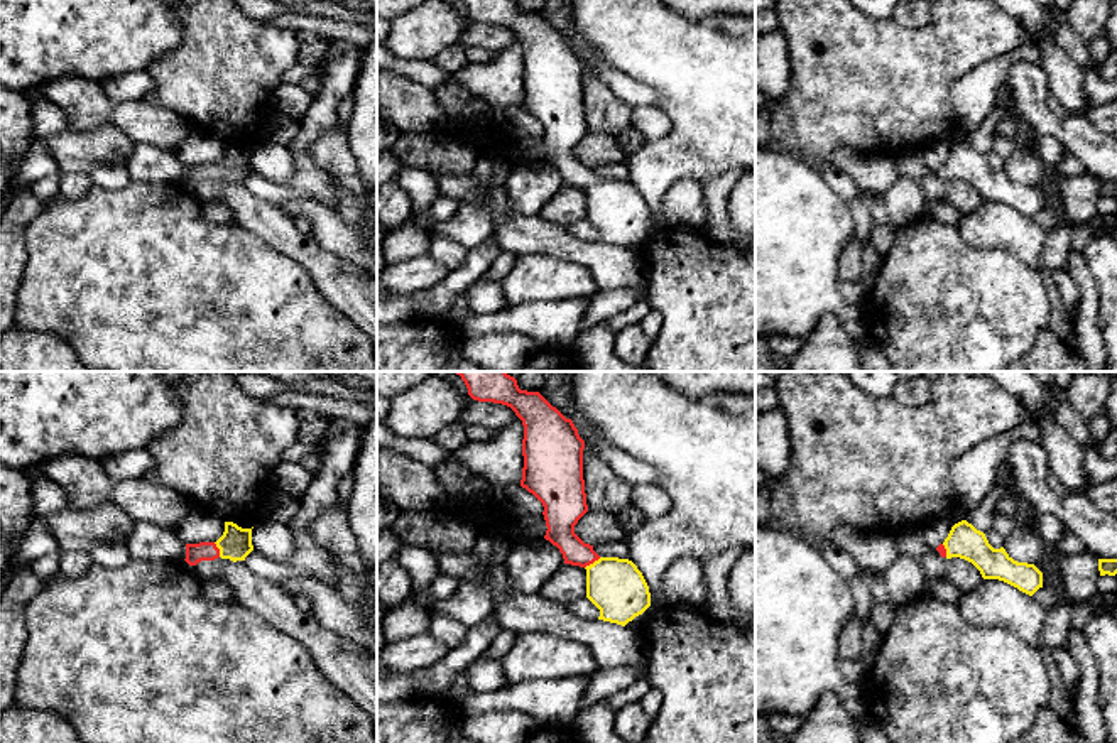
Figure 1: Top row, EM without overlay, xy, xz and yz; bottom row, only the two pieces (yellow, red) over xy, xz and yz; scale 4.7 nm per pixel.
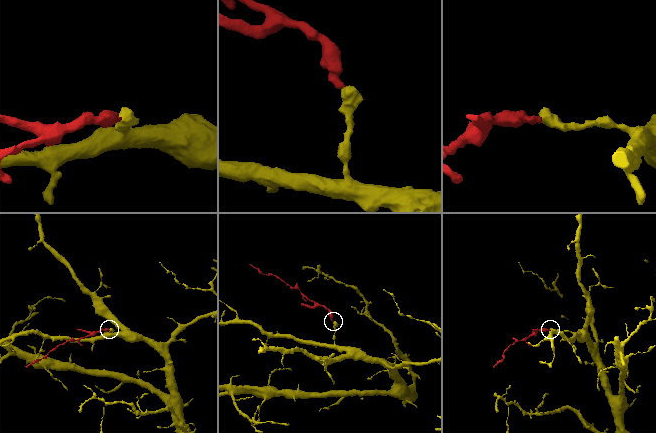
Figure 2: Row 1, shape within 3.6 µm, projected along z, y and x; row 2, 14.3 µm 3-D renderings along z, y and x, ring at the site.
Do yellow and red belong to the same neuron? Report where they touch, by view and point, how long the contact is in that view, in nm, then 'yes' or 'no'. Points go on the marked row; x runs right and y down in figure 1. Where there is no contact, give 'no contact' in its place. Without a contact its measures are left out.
xz (593, 563) | 90 nm | yes

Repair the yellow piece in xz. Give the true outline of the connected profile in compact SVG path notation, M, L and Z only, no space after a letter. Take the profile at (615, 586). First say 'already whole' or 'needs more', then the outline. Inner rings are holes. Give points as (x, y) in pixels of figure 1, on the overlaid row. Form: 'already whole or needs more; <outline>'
needs more; M455 372L478 402L510 407L522 420L520 486L544 507L546 535L563 554L564 564L586 569L586 598L600 610L598 620L625 626L651 606L649 586L629 559L600 557L585 544L575 525L588 512L583 449L585 441L539 392L520 390L505 372Z

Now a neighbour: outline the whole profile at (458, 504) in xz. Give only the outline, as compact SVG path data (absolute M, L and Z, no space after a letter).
M463 493L448 495L448 500L444 502L441 513L446 518L456 518L463 513L473 513L477 510L477 502L471 498L466 498Z

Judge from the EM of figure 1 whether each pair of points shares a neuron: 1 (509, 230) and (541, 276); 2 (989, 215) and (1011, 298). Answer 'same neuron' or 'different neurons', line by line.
1: different neurons
2: different neurons

